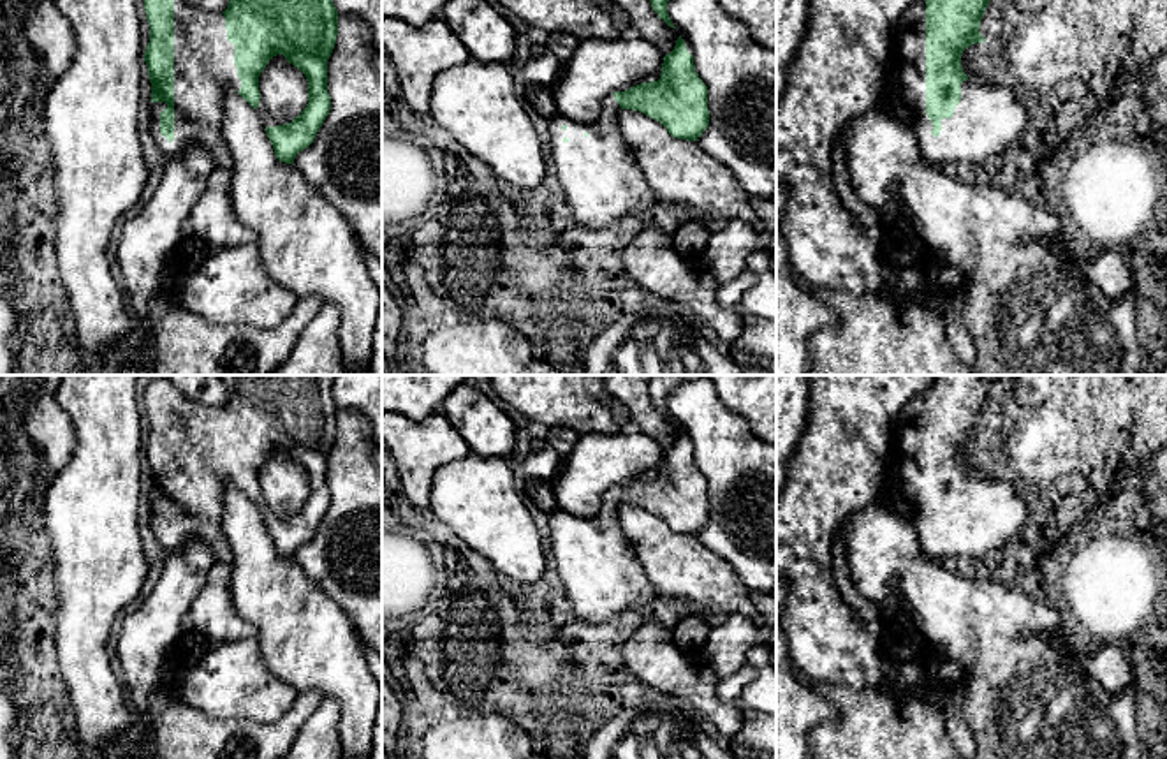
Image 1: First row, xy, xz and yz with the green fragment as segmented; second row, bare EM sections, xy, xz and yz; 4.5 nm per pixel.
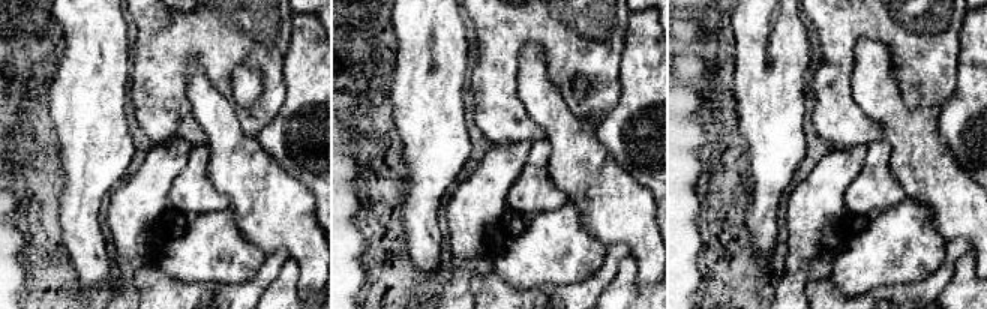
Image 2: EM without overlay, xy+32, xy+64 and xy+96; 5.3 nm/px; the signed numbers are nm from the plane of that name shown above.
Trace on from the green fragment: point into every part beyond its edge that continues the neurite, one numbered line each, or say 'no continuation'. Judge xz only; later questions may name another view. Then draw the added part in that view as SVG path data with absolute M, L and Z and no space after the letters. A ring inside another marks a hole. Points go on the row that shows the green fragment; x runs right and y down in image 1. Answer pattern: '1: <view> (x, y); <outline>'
1: xz (601, 180); M609 95L593 123L560 114L549 122L556 176L572 217L584 229L609 227L653 203L651 188L621 139L620 109Z

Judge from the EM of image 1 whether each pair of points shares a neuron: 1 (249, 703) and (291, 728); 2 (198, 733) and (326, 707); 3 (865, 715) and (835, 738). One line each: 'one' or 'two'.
1: two
2: two
3: one

